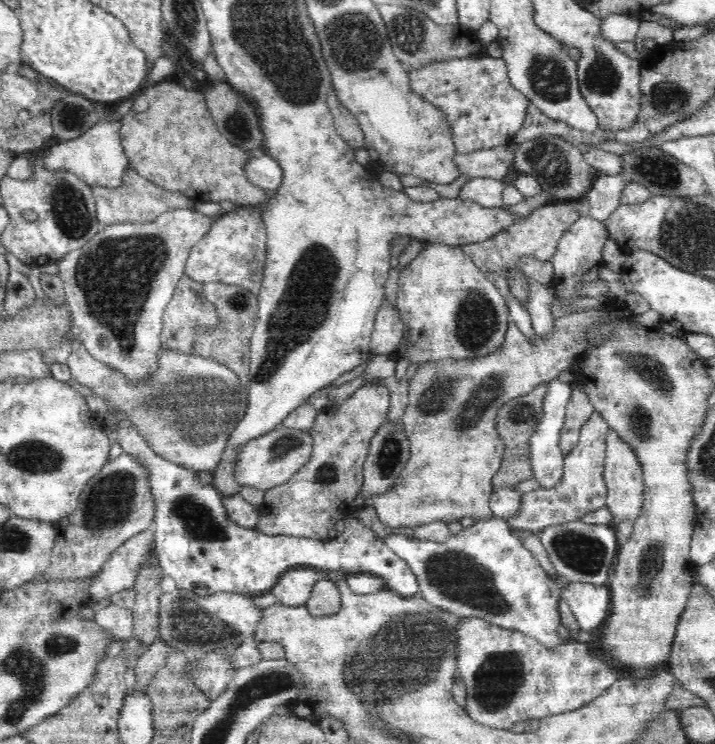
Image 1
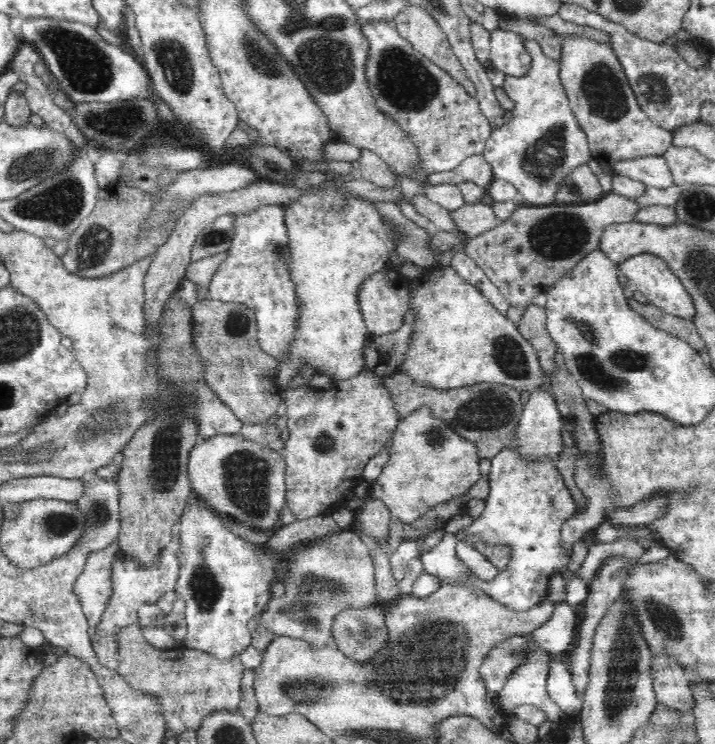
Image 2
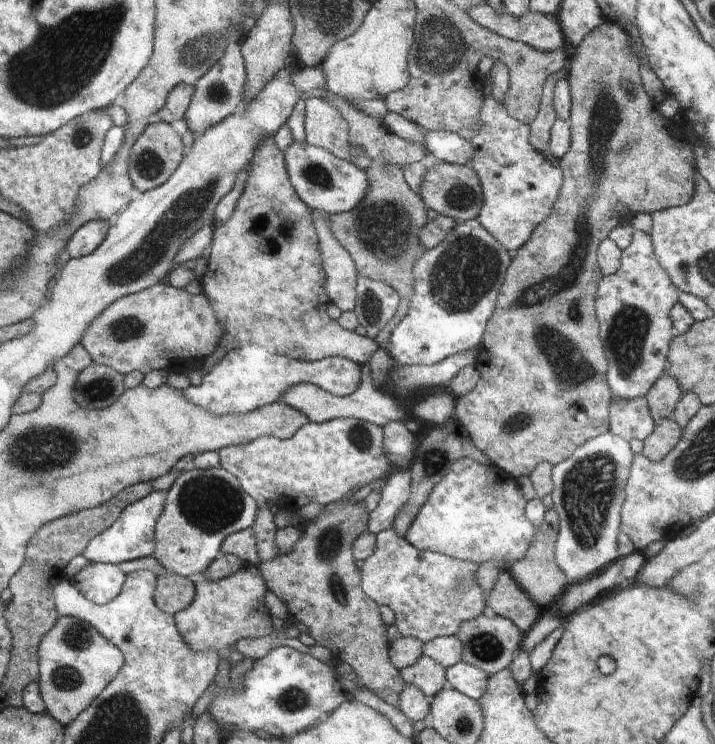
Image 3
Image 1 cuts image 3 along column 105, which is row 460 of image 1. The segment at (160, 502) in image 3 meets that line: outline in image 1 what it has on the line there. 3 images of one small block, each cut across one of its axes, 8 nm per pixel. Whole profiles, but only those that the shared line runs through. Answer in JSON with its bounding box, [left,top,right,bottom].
[530,379,572,488]

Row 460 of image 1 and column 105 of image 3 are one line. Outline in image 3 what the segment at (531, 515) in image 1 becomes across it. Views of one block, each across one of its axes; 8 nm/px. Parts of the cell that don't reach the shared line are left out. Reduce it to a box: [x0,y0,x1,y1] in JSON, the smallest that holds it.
[70,562,125,604]

